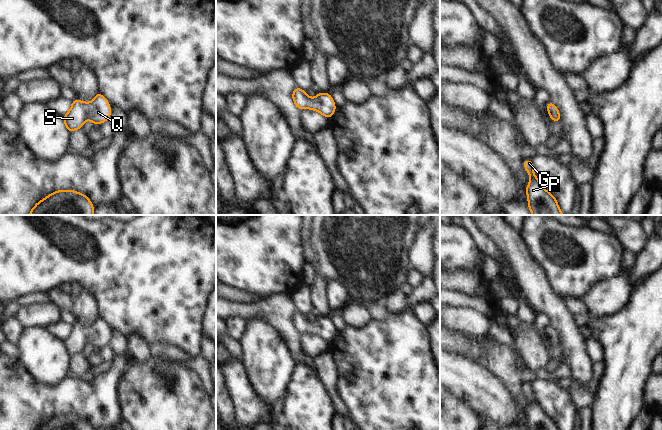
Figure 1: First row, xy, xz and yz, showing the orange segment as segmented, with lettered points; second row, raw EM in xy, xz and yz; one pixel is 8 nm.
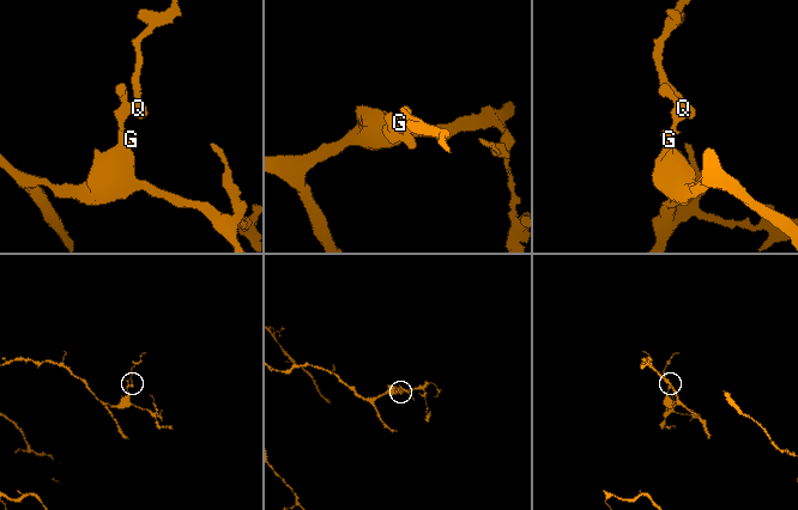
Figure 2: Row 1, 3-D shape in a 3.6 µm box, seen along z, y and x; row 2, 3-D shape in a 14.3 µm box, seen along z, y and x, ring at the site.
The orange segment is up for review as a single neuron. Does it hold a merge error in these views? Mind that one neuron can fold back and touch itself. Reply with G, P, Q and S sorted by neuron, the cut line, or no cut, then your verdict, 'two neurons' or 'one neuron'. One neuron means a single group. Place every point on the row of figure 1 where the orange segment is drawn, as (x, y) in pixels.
G P Q S; no cut; one neuron

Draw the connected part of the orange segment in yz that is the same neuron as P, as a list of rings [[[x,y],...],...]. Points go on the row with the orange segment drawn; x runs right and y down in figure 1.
[[[523,159],[526,172],[530,175],[530,183],[526,186],[528,207],[532,215],[564,215],[555,197],[545,190],[534,174],[532,160]]]

